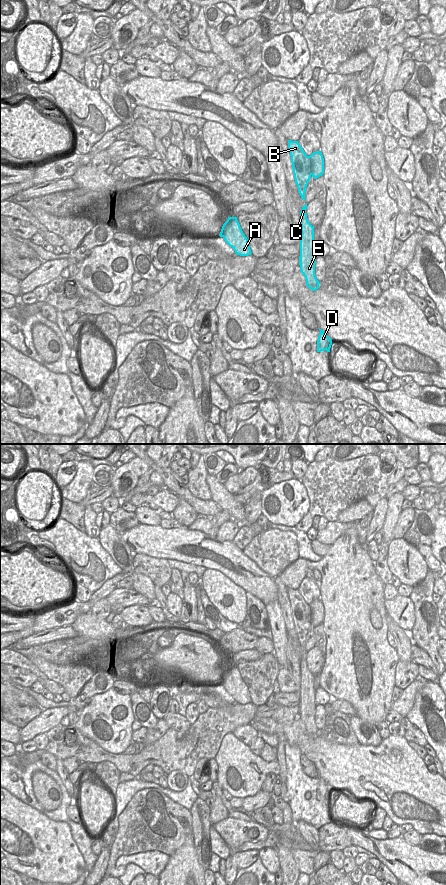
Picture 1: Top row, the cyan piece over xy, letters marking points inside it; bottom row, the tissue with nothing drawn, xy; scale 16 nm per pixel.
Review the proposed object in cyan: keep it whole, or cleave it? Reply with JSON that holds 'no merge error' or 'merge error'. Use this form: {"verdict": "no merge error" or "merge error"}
{"verdict": "merge error"}

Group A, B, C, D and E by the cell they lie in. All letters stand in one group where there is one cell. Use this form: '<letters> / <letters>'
A / B C D E

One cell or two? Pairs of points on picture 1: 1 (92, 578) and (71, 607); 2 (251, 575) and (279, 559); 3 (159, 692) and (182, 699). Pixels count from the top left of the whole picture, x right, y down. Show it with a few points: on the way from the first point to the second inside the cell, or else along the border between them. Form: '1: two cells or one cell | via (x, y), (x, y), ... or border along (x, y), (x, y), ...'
1: two cells | border along (112, 578), (109, 578), (93, 593)
2: two cells | border along (243, 553), (274, 578)
3: two cells | border along (169, 694), (172, 698)

